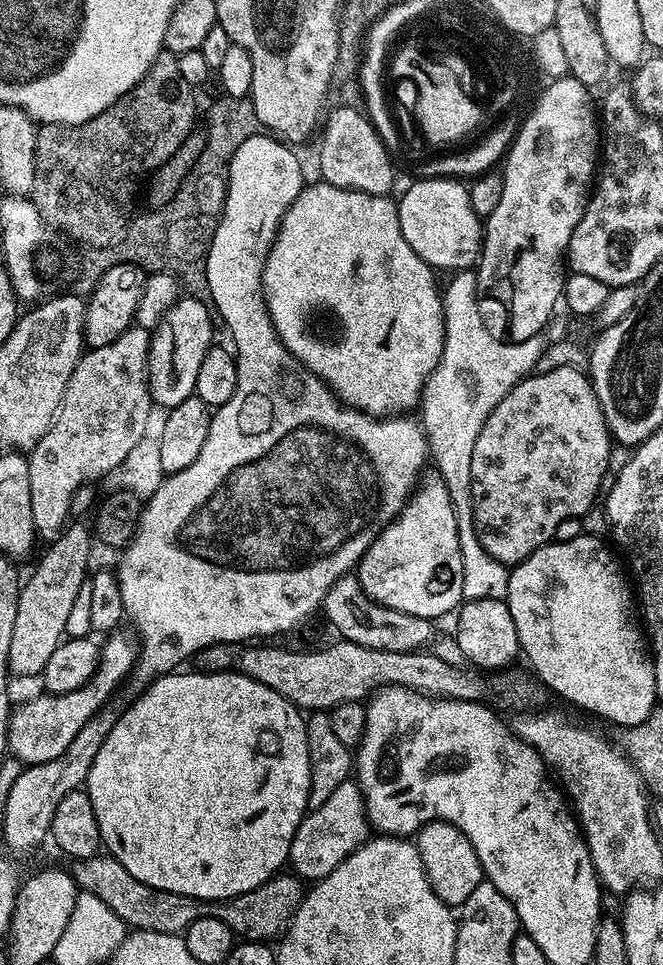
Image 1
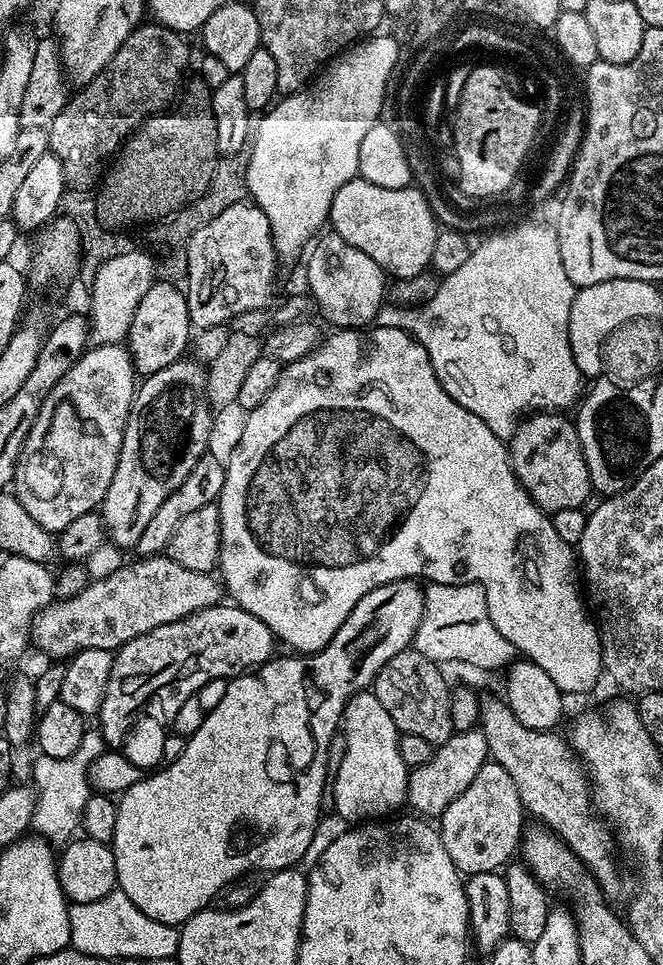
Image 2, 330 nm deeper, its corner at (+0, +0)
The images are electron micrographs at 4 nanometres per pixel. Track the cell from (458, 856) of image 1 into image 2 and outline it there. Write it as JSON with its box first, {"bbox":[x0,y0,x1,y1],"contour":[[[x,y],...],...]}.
{"bbox":[438,762,526,877],"contour":[[[489,762],[474,774],[474,782],[470,782],[470,786],[466,786],[466,790],[462,790],[462,794],[458,794],[458,798],[454,798],[454,802],[450,802],[438,817],[442,846],[446,846],[450,862],[454,862],[456,869],[465,877],[500,872],[521,847],[526,830],[524,816],[526,809],[514,778],[510,778],[502,766]]]}

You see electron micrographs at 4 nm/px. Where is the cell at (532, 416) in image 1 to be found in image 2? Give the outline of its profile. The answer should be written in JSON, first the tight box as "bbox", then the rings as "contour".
{"bbox":[507,410,594,514],"contour":[[[556,410],[533,411],[517,423],[516,433],[507,441],[518,482],[528,491],[529,498],[549,514],[571,507],[582,508],[594,492],[575,423],[564,416],[567,415]]]}

